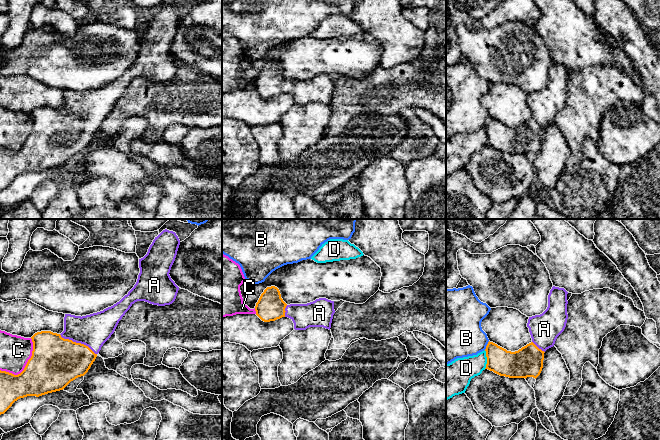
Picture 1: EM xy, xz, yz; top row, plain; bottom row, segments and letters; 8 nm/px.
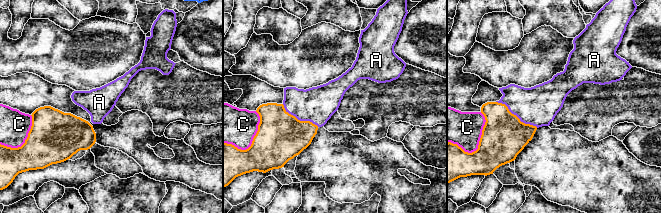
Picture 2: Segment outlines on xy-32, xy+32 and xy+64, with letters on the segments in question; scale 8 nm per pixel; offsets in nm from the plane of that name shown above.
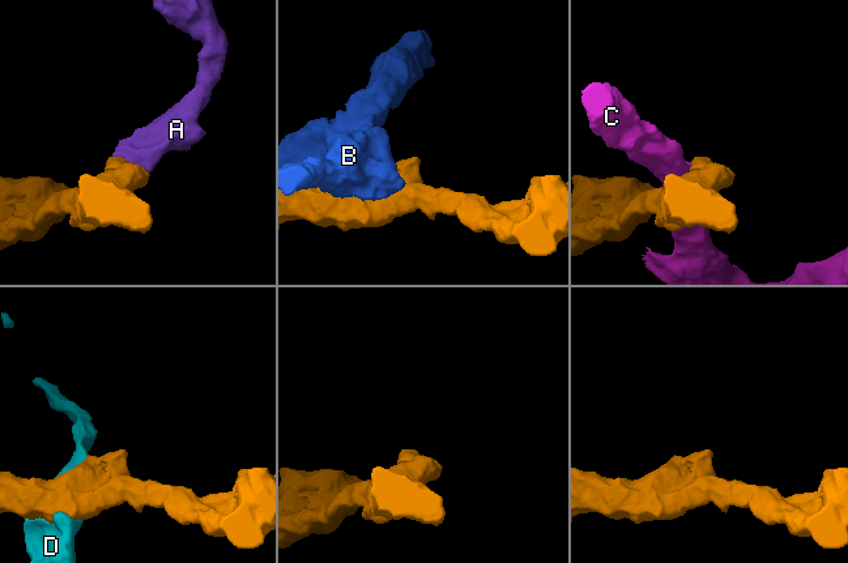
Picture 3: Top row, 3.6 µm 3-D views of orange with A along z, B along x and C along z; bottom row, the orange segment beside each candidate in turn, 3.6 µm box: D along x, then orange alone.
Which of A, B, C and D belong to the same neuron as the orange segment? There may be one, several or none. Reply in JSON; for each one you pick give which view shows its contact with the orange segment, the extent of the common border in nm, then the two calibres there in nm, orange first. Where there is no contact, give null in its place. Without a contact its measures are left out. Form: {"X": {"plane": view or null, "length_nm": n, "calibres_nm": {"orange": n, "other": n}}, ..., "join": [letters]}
{"A": {"plane": "xy", "length_nm": 340, "calibres_nm": {"orange": 400, "other": 260}}, "join": ["A"]}

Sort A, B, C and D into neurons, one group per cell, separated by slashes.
A / B / C / D

